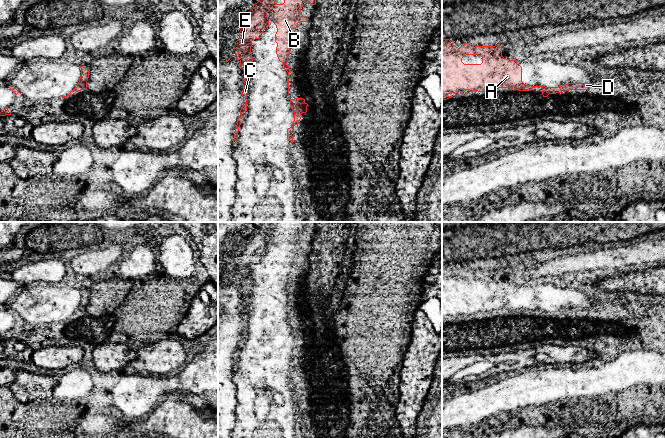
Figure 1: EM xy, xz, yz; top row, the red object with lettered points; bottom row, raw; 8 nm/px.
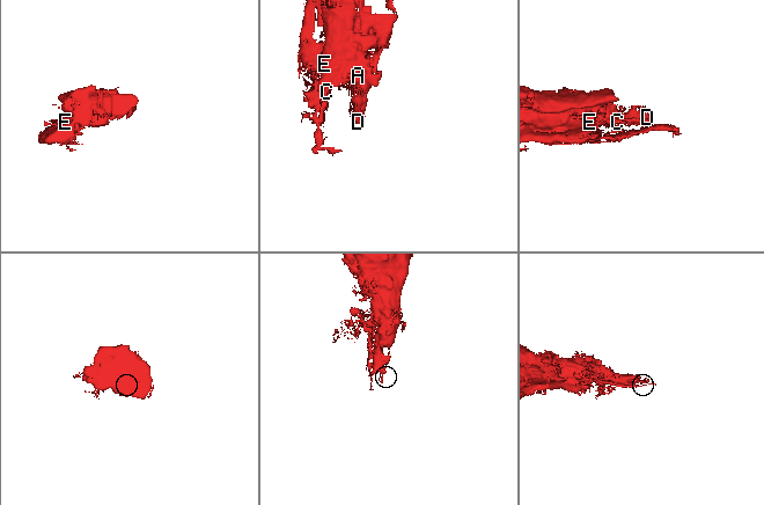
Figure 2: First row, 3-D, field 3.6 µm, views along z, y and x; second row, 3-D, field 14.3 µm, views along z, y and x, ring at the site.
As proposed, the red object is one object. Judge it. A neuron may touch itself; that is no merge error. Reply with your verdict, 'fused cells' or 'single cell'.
single cell

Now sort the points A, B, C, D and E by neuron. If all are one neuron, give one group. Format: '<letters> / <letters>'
A B C D E

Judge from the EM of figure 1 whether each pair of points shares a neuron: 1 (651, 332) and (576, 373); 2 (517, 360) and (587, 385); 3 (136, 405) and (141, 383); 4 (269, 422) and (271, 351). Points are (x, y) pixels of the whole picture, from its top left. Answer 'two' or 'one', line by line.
1: two
2: two
3: one
4: one

